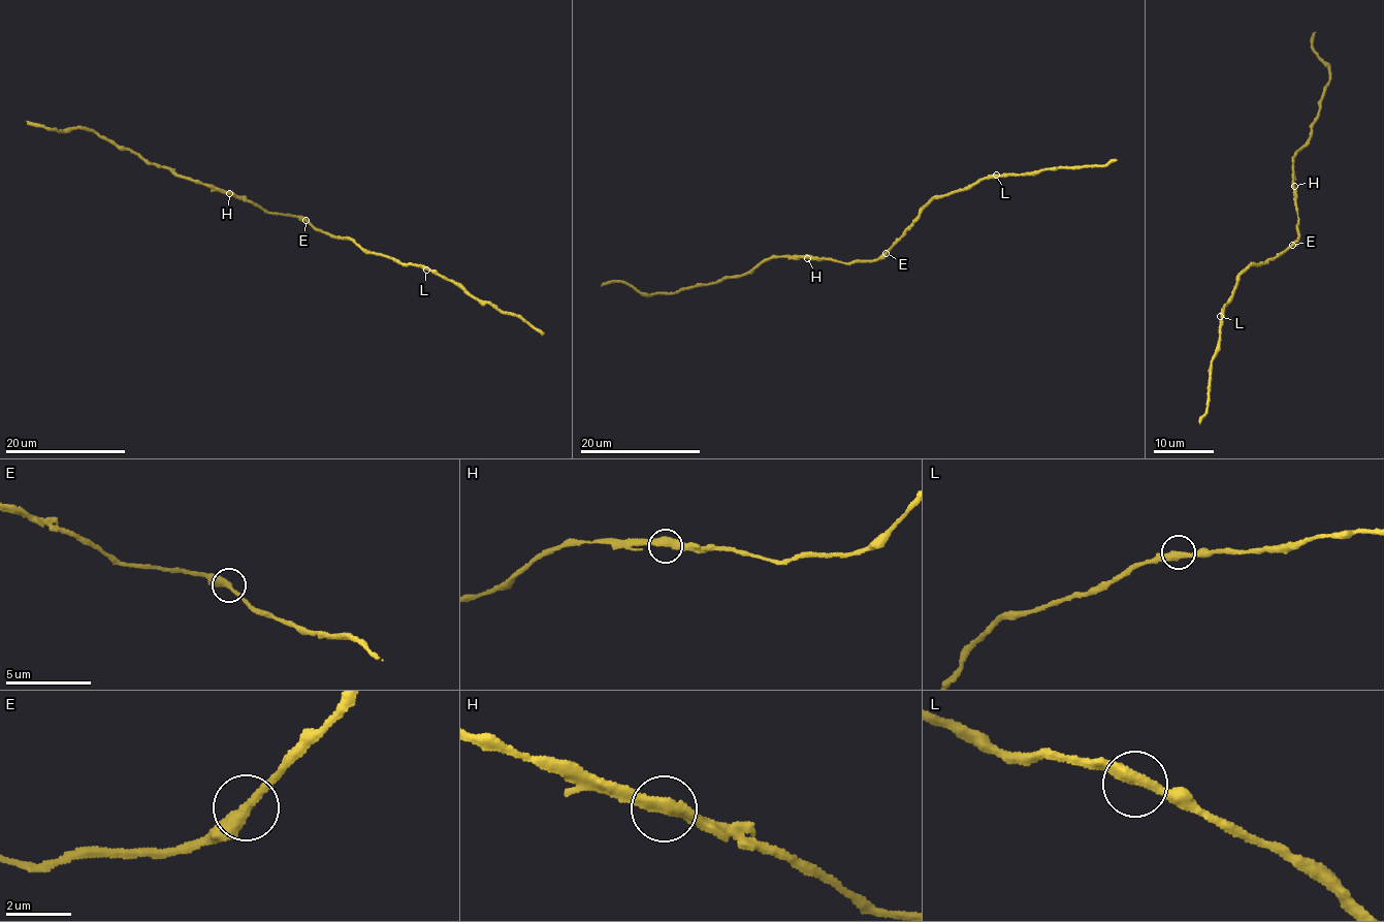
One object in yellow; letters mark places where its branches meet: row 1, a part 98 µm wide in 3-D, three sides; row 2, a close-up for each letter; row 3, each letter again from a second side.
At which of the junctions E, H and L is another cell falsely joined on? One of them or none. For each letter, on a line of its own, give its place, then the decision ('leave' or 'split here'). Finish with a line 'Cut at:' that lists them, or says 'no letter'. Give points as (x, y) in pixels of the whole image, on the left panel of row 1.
E: place (306, 220); leave
H: place (229, 193); split here
L: place (426, 269); leave
Cut at: H

